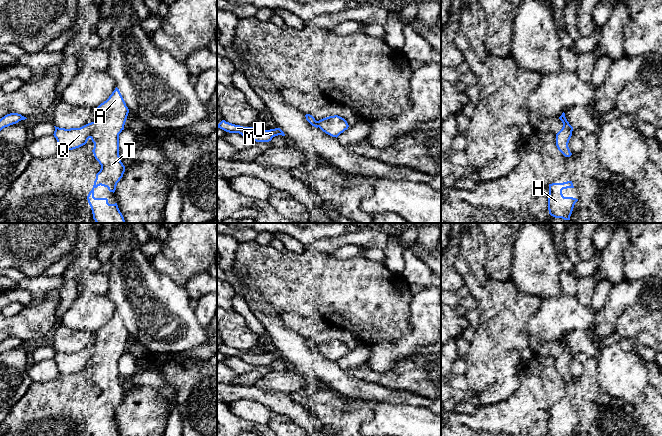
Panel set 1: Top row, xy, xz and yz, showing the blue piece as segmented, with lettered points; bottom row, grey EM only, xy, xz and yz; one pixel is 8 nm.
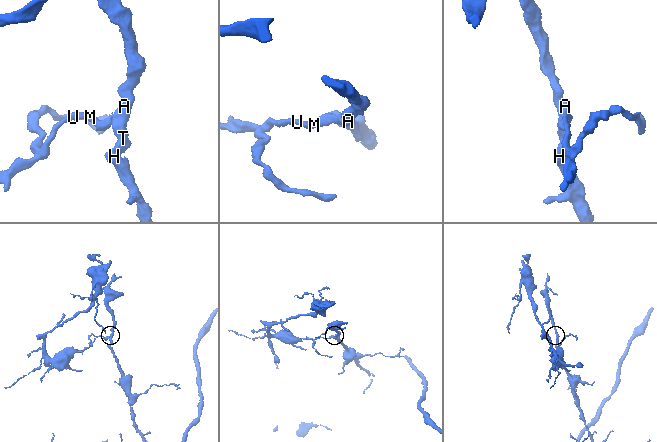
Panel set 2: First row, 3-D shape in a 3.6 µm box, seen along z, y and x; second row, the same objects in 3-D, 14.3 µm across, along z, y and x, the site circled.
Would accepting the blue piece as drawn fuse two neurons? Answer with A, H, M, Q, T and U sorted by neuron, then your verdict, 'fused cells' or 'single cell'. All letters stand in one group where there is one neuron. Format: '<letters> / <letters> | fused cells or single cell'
A H T / M Q U | fused cells

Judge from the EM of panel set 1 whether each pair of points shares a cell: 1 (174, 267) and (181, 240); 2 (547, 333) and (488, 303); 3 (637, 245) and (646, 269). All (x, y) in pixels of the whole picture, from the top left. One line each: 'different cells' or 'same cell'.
1: same cell
2: different cells
3: same cell

